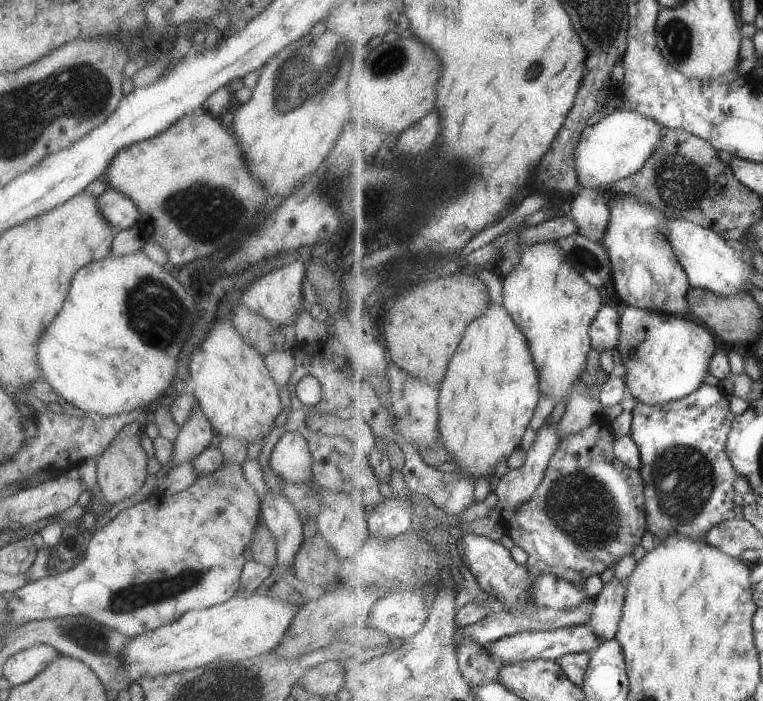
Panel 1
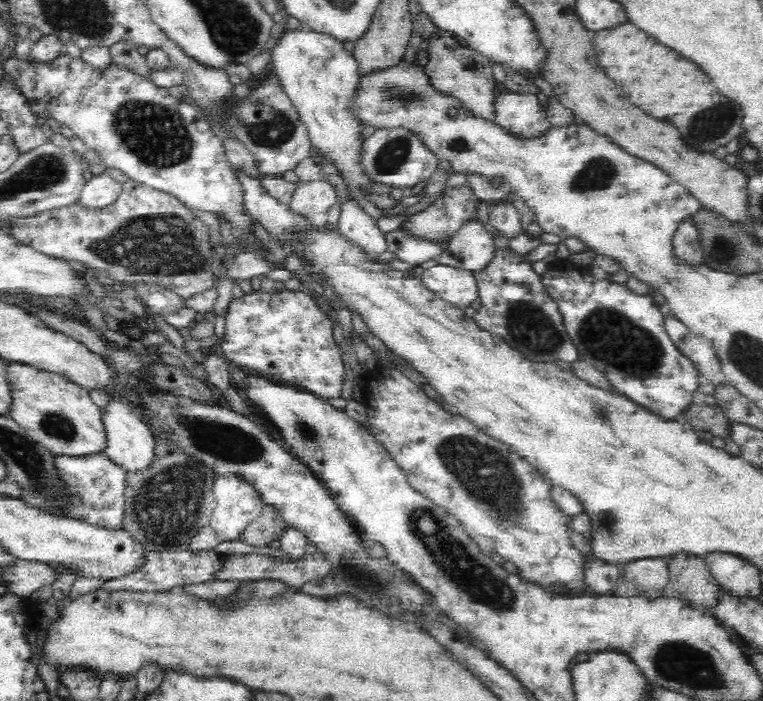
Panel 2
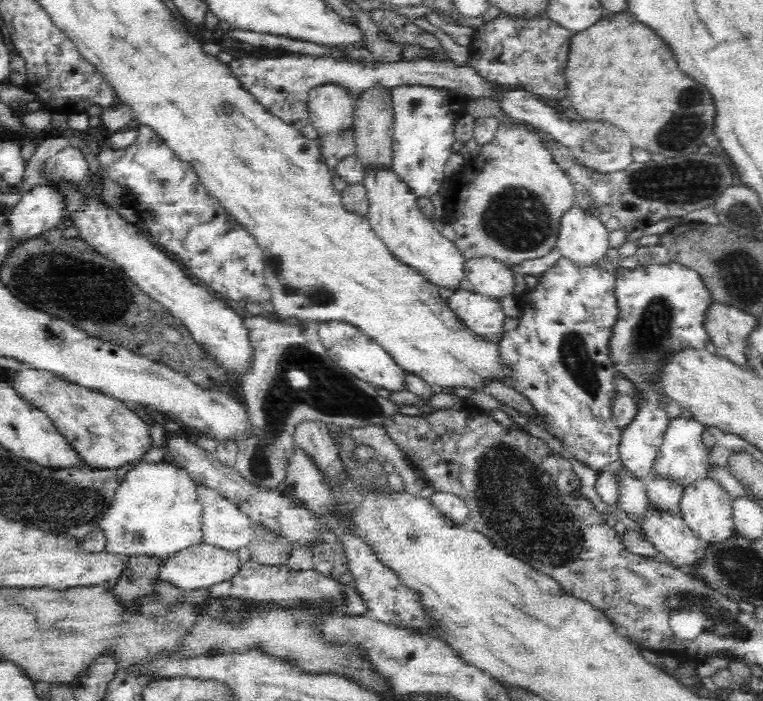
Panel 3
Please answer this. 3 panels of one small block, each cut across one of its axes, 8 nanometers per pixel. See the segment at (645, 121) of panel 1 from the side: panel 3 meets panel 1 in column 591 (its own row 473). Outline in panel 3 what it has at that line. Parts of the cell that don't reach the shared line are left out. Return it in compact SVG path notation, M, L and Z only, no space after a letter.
M162 460L157 463L144 461L132 463L126 468L122 475L120 486L115 492L113 503L105 512L100 526L106 535L106 551L116 553L128 558L144 556L150 560L158 560L159 572L166 560L182 552L186 548L202 544L204 533L202 533L203 505L199 500L197 484L190 478L190 475L180 466L176 466L170 460Z

